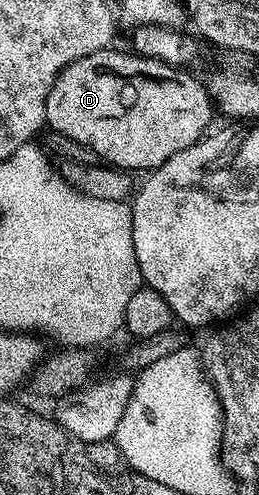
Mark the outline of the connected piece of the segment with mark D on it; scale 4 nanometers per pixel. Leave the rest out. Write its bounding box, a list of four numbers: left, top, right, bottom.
[46,48,213,170]

